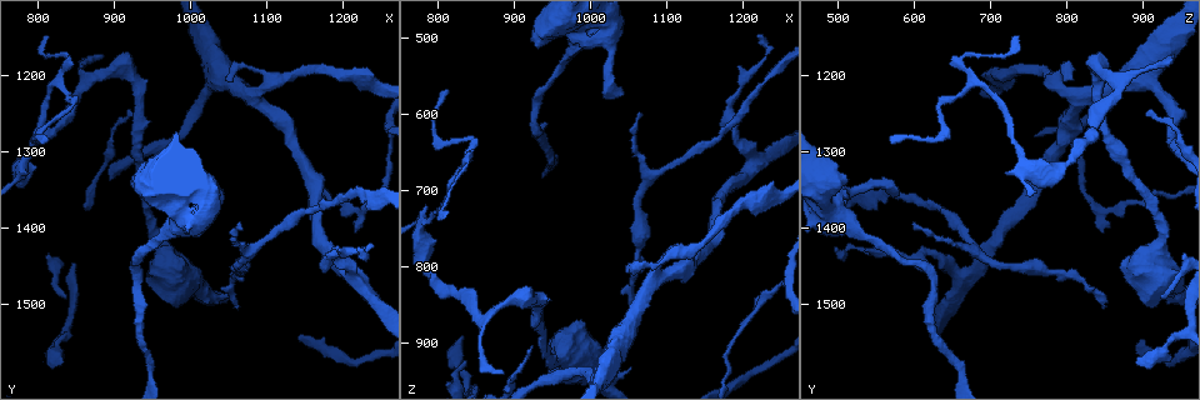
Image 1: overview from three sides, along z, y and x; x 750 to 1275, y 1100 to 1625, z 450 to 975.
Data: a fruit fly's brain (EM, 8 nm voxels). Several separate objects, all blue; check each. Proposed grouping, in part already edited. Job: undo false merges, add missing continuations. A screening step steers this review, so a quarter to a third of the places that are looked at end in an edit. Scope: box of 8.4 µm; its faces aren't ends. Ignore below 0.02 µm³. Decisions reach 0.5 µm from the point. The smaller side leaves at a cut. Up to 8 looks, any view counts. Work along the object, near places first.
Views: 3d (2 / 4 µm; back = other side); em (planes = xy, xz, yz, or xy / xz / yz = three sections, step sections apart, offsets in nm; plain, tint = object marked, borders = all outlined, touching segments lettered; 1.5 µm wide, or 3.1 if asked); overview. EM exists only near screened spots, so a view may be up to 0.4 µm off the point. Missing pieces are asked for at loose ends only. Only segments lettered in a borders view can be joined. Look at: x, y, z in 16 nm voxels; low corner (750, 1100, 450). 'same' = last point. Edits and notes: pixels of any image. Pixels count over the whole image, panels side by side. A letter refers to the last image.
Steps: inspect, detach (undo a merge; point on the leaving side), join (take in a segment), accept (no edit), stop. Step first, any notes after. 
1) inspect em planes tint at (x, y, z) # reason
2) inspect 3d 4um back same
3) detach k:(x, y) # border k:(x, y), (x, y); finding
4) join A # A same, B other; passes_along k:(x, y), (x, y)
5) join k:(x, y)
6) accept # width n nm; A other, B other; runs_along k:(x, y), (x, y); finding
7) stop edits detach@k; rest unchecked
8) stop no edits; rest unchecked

inspect em planes plain at (1220, 1425, 500) # end of a long branch

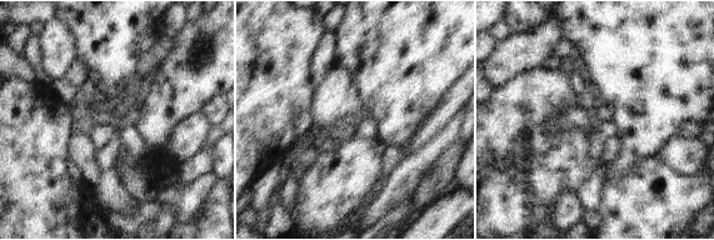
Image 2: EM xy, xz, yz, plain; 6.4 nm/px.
inspect em planes tint same

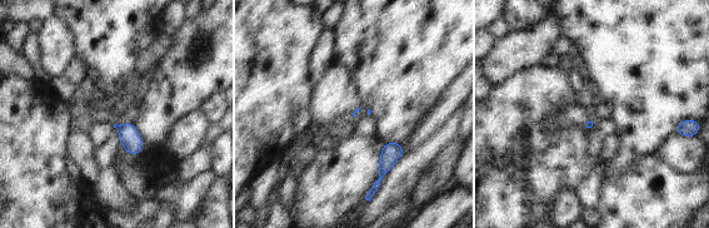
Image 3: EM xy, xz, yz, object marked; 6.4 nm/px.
inspect em planes borders same # what lies round it

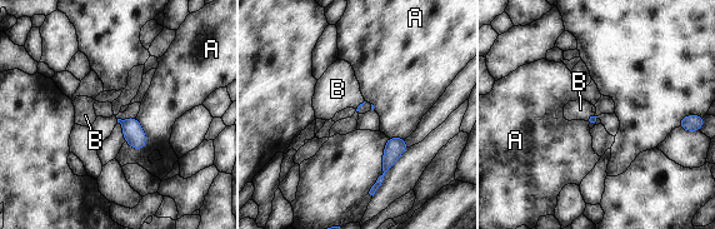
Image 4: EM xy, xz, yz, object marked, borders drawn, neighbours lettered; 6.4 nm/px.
join B # A other, B same; passes_along 4:(593, 119), (589, 117), (580, 109); it goes on there

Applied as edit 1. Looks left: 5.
inspect em xy step 8 borders at (1045, 1355, 575) # an open end

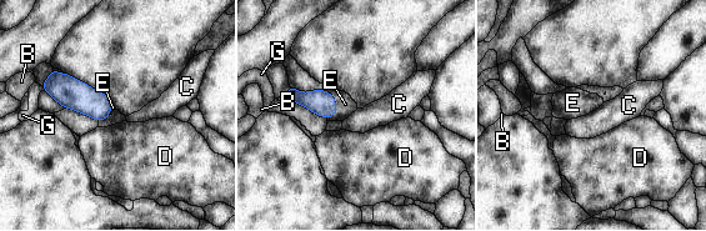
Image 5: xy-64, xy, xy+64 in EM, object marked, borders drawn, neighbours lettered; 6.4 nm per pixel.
inspect em planes borders same # another direction

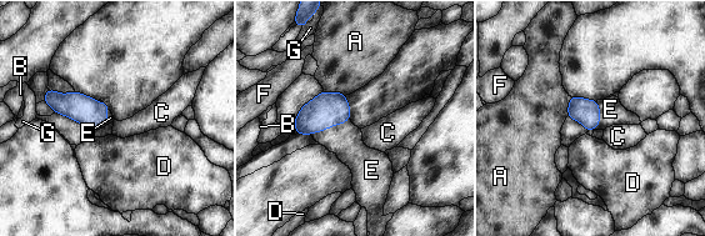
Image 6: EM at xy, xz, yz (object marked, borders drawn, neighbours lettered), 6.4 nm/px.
join E # longest_contact E 280 nm; A other, B other, C other, D other, E same, F other, G other; passes_along 6:(325, 110), (329, 126), (345, 140); it goes on there

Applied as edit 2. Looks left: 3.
inspect overview # see it whole again

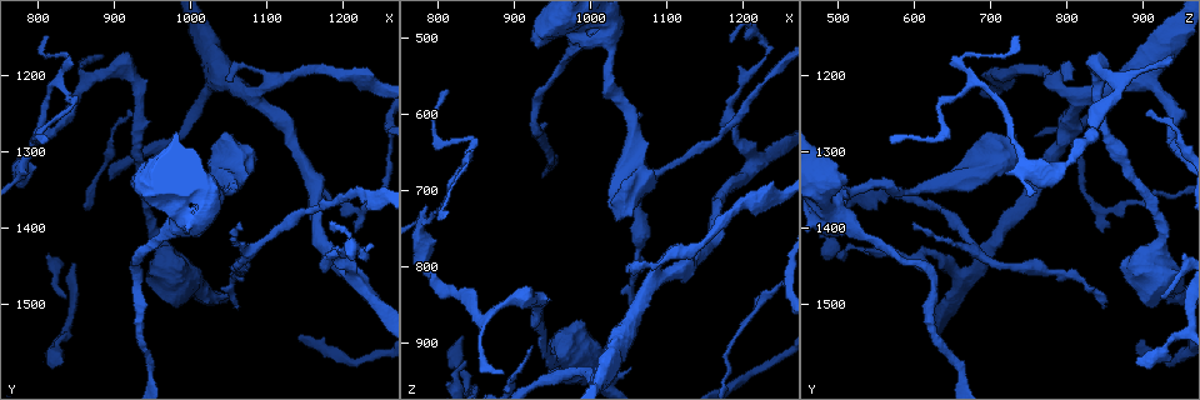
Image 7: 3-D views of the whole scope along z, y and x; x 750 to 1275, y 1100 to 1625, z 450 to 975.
inspect em yz step 4 borders at (1060, 1500, 845) # thin end

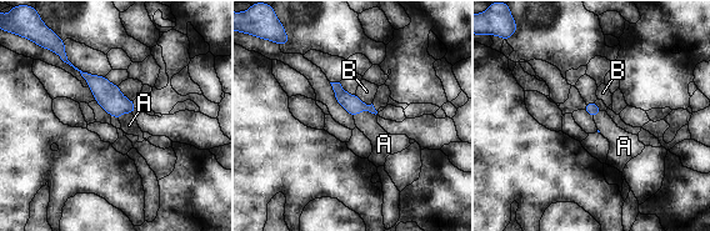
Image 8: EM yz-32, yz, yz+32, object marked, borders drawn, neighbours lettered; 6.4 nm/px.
inspect em planes borders same

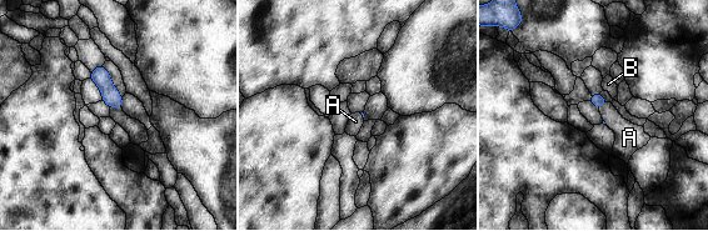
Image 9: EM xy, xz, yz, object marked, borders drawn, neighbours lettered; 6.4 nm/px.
join A # A same, B other; the cell continues

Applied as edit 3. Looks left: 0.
stop edits join@4, join@6, join@9; rest unchecked

